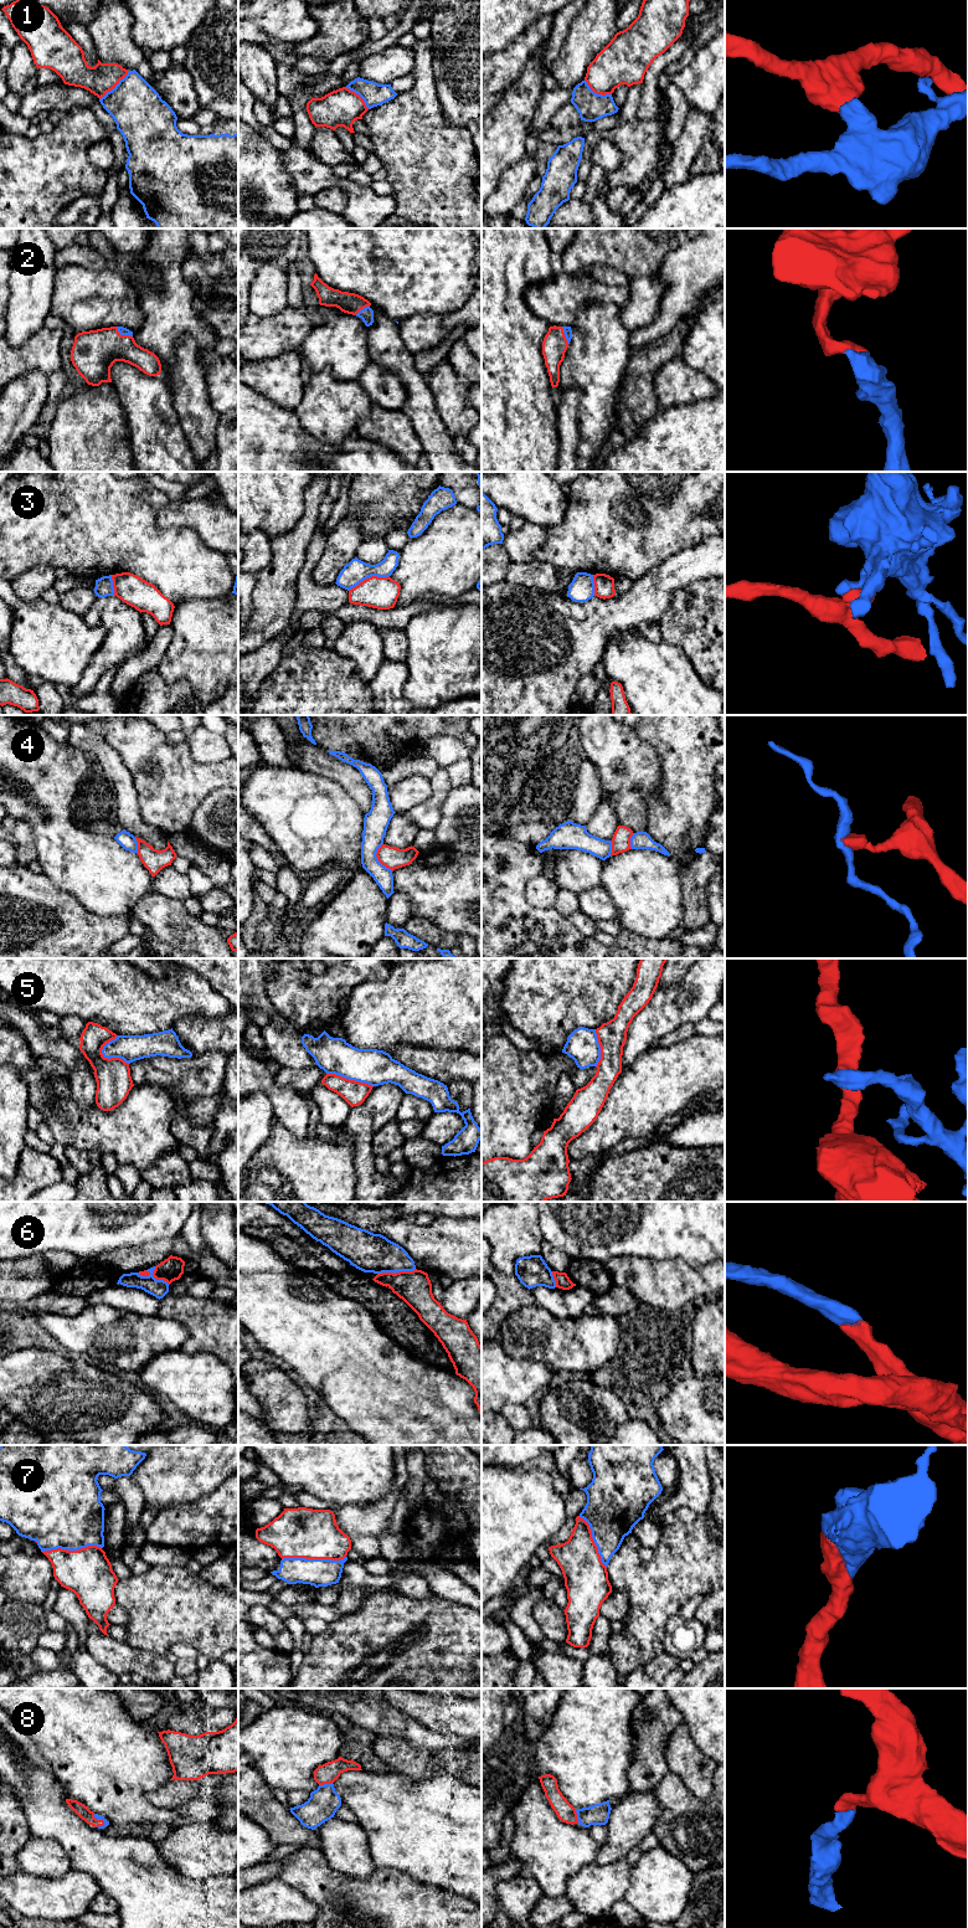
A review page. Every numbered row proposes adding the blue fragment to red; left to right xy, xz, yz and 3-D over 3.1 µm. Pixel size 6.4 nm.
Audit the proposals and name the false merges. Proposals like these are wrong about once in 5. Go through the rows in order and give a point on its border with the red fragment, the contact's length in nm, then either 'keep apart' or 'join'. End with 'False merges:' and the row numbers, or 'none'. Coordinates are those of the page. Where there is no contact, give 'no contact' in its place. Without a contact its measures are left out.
1: meets red in xy at (114, 86); contact 280 nm long; keep apart
2: meets red in xy at (123, 335); contact 130 nm long; join
3: meets red in xz at (369, 577); contact 280 nm long; keep apart
4: meets red in xz at (377, 859); contact 200 nm long; keep apart
5: meets red in xy at (112, 1058); contact 200 nm long; keep apart
6: meets red in xy at (154, 1276); contact 220 nm long; join
7: meets red in xz at (313, 1558); contact 420 nm long; join
8: meets red in xz at (325, 1783); contact 90 nm long; join
False merges: 1, 3, 4, 5

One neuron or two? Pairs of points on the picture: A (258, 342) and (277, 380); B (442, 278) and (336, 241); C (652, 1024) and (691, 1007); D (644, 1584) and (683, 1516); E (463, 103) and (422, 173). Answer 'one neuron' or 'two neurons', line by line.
A: two neurons
B: one neuron
C: one neuron
D: two neurons
E: two neurons

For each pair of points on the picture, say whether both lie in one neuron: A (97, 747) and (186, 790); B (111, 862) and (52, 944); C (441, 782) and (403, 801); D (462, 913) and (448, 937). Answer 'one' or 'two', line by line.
A: two
B: two
C: two
D: two

